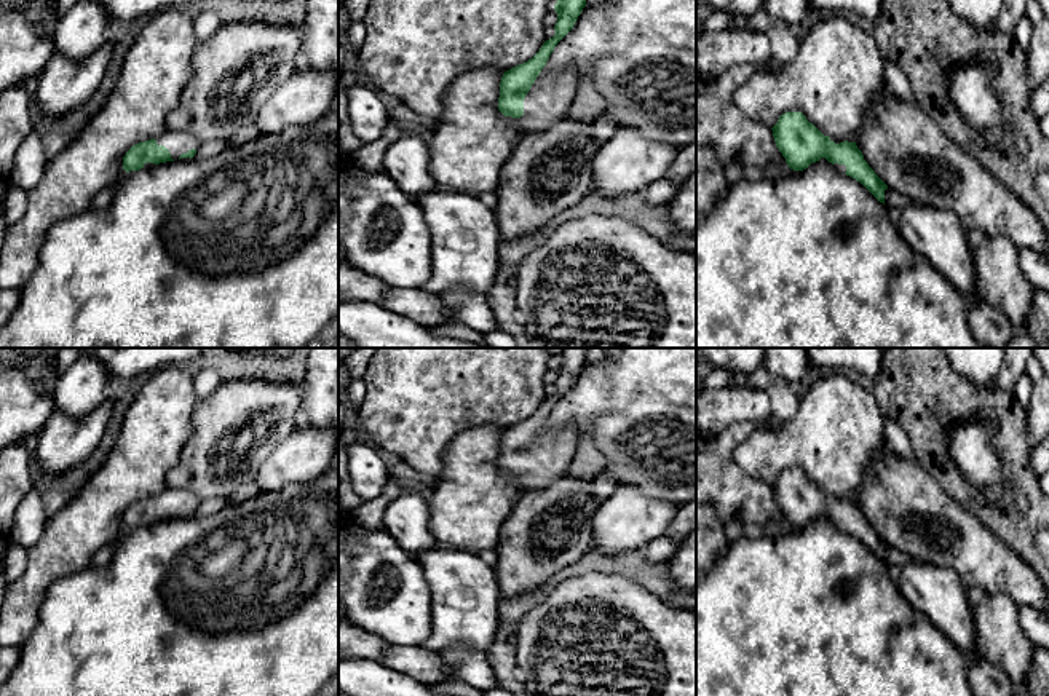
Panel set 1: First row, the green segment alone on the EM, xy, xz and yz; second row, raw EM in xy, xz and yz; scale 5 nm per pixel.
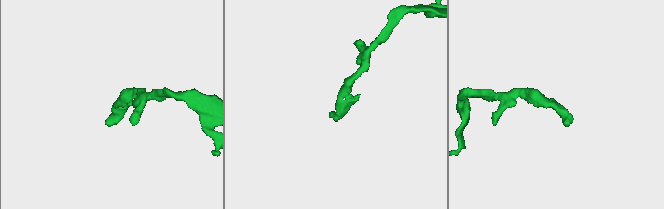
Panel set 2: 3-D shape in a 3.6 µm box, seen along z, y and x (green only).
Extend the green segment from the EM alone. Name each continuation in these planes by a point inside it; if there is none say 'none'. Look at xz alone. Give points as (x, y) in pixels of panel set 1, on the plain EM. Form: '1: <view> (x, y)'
1: xz (550, 457)

